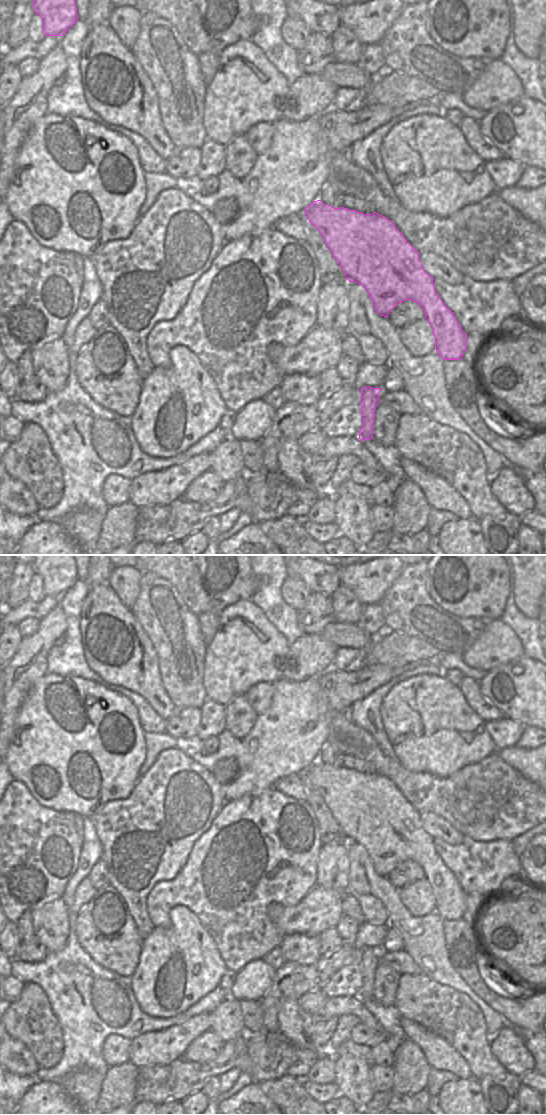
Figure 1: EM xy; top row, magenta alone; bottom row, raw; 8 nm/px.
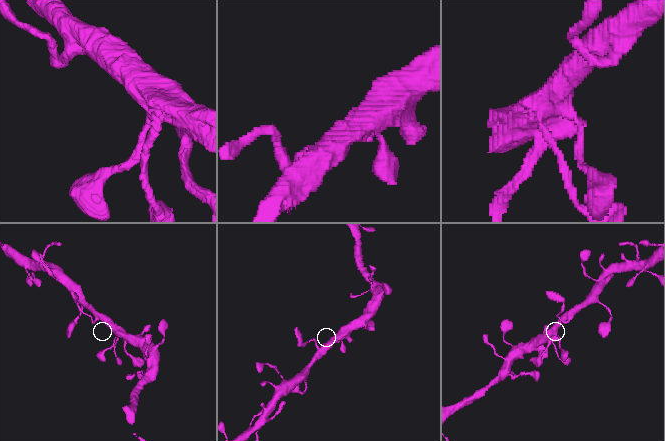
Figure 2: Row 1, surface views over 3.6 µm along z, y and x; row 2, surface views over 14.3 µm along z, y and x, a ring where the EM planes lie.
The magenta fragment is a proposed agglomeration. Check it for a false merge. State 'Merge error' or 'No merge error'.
No merge error.

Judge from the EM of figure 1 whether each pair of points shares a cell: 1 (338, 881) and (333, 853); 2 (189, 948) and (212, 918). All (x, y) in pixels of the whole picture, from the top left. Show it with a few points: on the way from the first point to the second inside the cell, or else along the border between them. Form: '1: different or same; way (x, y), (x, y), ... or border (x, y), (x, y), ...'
1: same; way (336, 874), (333, 871), (333, 860)
2: different; border (189, 909), (217, 947)

